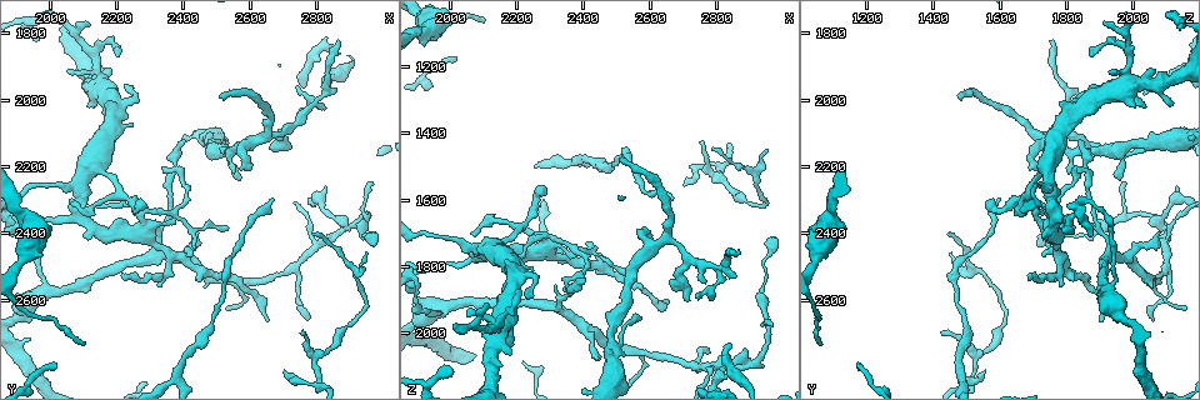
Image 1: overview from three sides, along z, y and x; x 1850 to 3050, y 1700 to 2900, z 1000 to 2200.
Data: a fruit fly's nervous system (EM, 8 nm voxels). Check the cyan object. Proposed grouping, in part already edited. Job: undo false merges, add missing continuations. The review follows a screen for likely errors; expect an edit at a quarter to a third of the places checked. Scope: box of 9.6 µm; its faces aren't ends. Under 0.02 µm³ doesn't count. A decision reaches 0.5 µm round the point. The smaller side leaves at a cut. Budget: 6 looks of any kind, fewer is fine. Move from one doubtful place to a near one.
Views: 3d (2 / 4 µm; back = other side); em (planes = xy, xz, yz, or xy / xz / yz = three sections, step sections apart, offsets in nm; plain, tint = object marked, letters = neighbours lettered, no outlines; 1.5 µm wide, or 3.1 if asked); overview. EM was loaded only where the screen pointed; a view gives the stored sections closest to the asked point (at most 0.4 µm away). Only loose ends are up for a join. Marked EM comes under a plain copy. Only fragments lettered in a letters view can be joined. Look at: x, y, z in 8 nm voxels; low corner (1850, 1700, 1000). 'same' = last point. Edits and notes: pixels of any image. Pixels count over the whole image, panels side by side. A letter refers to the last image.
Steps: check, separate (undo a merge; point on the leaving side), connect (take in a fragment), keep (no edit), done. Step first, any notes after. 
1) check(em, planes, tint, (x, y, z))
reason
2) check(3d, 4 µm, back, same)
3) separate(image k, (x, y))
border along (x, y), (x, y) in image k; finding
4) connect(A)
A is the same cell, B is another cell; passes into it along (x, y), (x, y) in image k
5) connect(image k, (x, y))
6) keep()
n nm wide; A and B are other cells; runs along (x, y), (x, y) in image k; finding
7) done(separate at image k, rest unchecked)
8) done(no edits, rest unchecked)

check(3d, 4 µm, (2060, 1920, 1950))
an open end

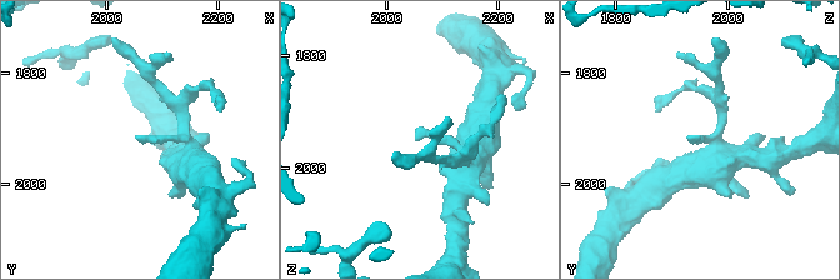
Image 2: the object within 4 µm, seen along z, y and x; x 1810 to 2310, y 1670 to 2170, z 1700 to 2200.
check(em, planes, letters, (2055, 1910, 1945))
now the EM

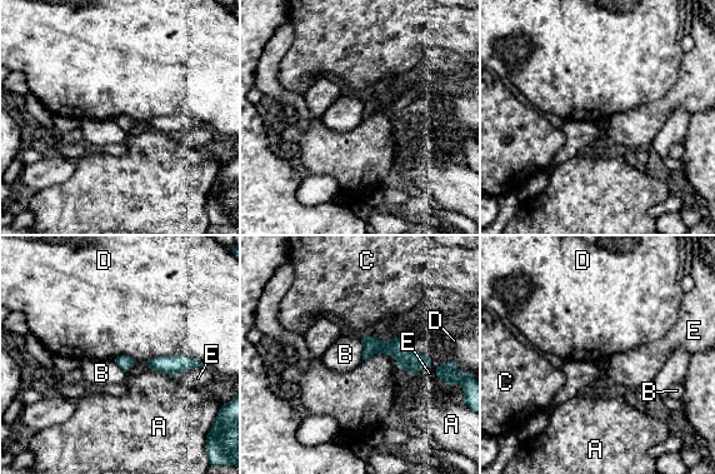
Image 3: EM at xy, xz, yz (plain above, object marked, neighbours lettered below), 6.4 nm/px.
keep()
D touches over 400 nm; A, B, C, D and E are other cells; border along (143, 360), (188, 355), (205, 365) in image 3; none of them fits

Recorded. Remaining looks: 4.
check(em, xy, step 4, tint, (1980, 2560, 1930))
three-way junction

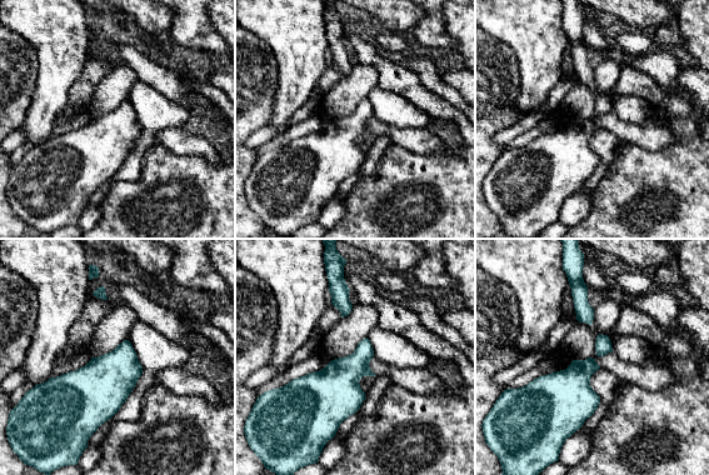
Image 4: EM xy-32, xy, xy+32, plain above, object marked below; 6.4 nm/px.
check(em, planes, letters, same)

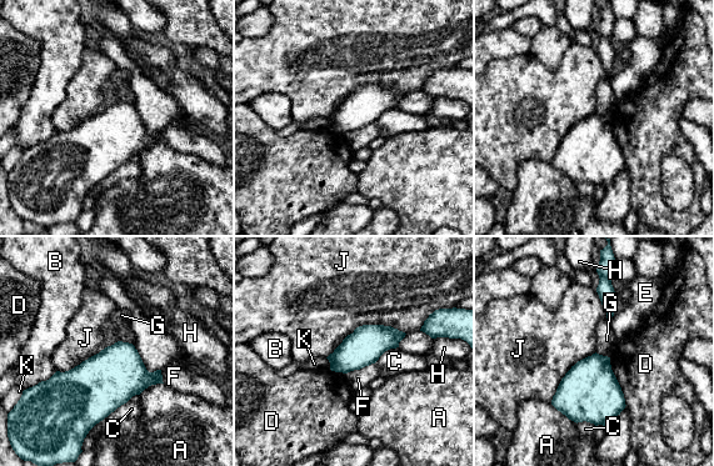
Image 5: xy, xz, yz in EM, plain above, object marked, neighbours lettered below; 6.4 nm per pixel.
keep()
240 nm wide; A, B, C, D, E, F, G, H, J and K are other cells; border along (595, 351), (609, 357) in image 5; continuous, no second cell

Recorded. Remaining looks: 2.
done(no edits, rest unchecked)

